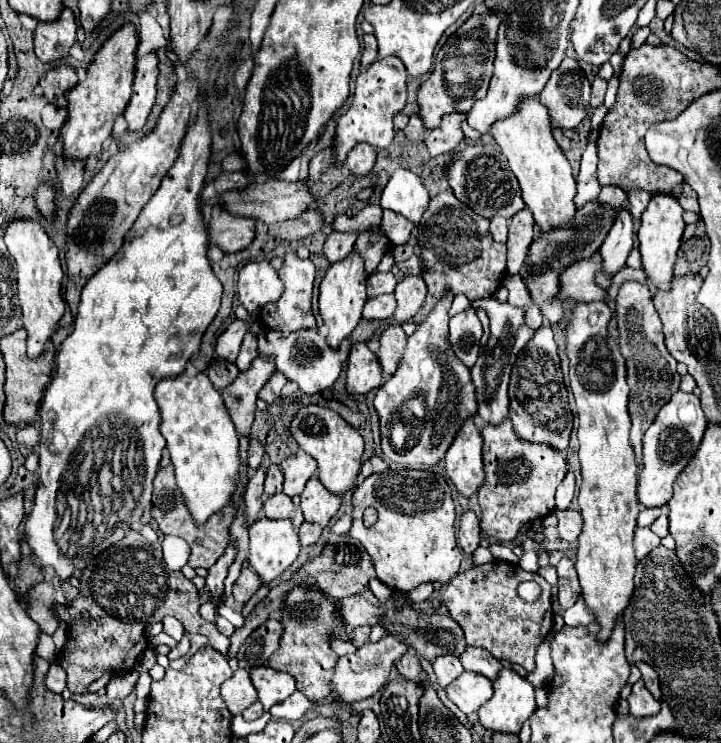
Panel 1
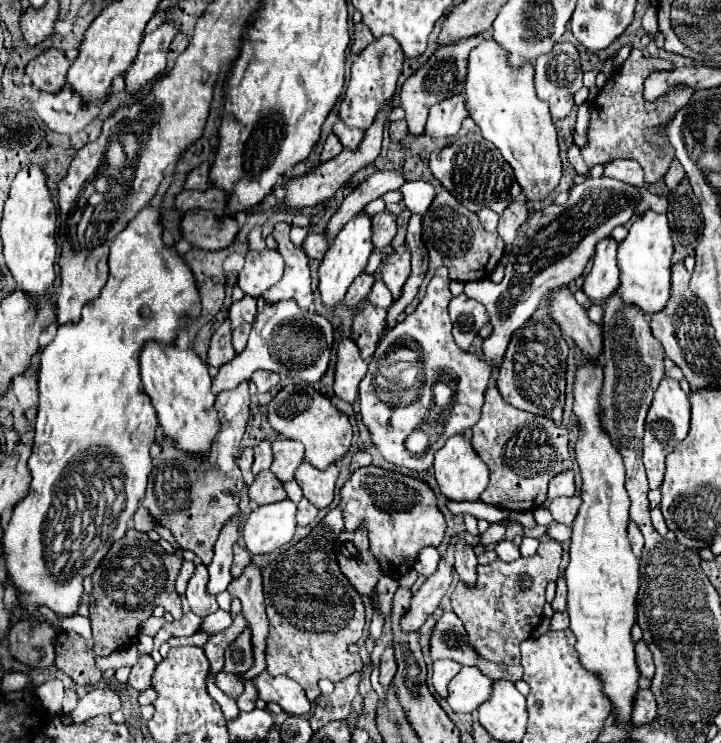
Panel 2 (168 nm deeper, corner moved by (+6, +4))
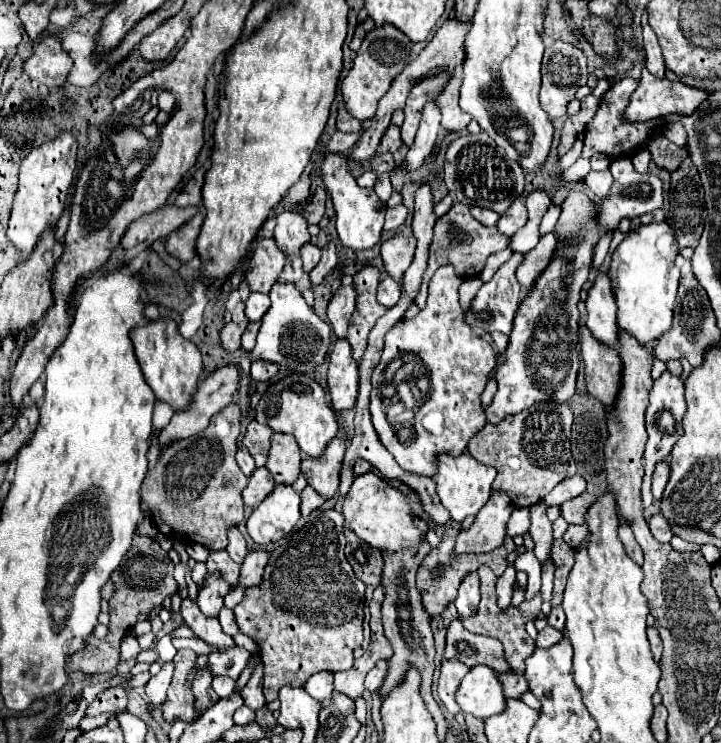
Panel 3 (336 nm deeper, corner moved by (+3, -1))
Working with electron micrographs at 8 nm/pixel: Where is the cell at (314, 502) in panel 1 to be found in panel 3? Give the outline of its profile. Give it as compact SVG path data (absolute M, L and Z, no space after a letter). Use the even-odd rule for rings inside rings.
M335 439L335 443L331 443L331 447L327 447L327 451L319 459L307 457L301 463L301 475L323 499L331 499L339 489L339 471L343 455L345 443L341 439Z

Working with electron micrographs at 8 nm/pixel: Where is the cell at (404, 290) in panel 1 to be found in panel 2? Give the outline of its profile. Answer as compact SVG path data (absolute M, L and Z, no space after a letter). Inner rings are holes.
M402 250L402 252L392 252L384 264L382 264L382 280L388 286L388 290L392 292L394 298L400 296L400 290L404 286L404 282L408 280L408 272L410 272L410 252Z

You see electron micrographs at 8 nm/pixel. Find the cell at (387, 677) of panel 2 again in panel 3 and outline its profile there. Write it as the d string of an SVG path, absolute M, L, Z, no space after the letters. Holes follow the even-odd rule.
M379 661L379 663L367 673L367 677L365 677L365 689L371 691L371 693L375 693L375 691L383 685L385 675L387 675L387 661Z

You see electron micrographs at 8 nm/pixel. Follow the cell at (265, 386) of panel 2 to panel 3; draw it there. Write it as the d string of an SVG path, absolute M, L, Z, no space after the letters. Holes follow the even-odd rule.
M251 363L251 377L255 381L269 381L279 373L279 367L275 367L273 363Z

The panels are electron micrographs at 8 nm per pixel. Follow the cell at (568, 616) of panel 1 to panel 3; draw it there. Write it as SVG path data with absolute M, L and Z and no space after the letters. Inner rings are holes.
M547 625L543 631L539 631L539 635L537 635L537 639L535 639L535 645L545 649L545 647L551 647L551 645L559 643L561 639L563 639L563 631Z

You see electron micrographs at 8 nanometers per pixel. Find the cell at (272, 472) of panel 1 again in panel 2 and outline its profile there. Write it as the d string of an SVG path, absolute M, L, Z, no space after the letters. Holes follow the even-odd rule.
M260 440L254 448L254 464L252 464L252 472L258 474L262 470L268 470L272 464L272 450L270 450L270 440Z

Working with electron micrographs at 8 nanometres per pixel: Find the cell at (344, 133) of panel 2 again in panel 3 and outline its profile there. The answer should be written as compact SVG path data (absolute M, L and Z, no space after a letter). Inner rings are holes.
M339 109L337 129L343 131L343 133L361 133L363 131L363 125L357 119L353 119L345 109Z

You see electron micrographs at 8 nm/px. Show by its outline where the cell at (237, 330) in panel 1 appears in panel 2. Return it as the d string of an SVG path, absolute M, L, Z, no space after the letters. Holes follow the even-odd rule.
M244 296L242 300L234 302L228 316L232 320L232 328L238 328L246 322L254 322L254 318L256 318L256 298Z

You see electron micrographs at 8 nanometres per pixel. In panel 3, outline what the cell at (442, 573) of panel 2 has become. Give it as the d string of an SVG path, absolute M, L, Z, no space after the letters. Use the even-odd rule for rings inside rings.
M493 493L487 505L475 517L469 529L459 531L455 541L455 555L461 553L487 553L503 545L505 525L511 517L513 505L503 493Z

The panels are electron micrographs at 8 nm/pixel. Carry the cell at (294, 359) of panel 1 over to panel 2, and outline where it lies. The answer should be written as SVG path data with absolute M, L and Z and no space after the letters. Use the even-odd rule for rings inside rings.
M260 298L258 314L252 324L246 348L244 352L236 354L232 362L220 366L218 374L212 378L212 394L218 396L224 390L236 388L240 382L248 380L252 372L260 368L276 372L282 378L314 384L324 376L328 368L330 350L332 350L332 324L324 316L310 310L300 310L300 306L296 306L296 302L292 300L268 302Z

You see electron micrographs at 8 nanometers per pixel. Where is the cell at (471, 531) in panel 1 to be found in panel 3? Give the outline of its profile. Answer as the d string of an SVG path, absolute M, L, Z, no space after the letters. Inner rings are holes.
M471 571L469 575L463 577L463 581L459 585L459 595L455 599L455 607L457 607L459 615L467 617L477 611L477 605L479 605L479 575L475 571Z

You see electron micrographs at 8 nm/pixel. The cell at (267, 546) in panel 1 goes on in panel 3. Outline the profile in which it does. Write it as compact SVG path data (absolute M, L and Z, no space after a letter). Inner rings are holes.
M277 485L275 493L271 493L247 519L247 531L249 537L259 545L267 547L271 543L277 543L285 535L293 531L293 527L299 521L299 493L291 485Z

